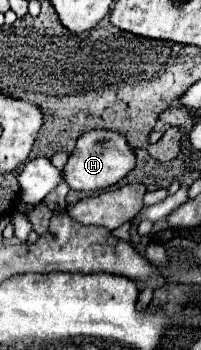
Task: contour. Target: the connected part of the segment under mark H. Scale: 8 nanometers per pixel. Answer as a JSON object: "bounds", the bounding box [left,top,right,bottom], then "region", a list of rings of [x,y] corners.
{"bounds":[63,130,135,192],"region":[[[95,130],[95,132],[85,132],[79,140],[75,150],[69,156],[67,166],[63,168],[65,172],[65,182],[69,184],[71,190],[81,190],[81,192],[95,192],[107,186],[117,184],[123,176],[127,176],[135,168],[135,152],[127,144],[125,136],[119,136],[115,130]]]}

